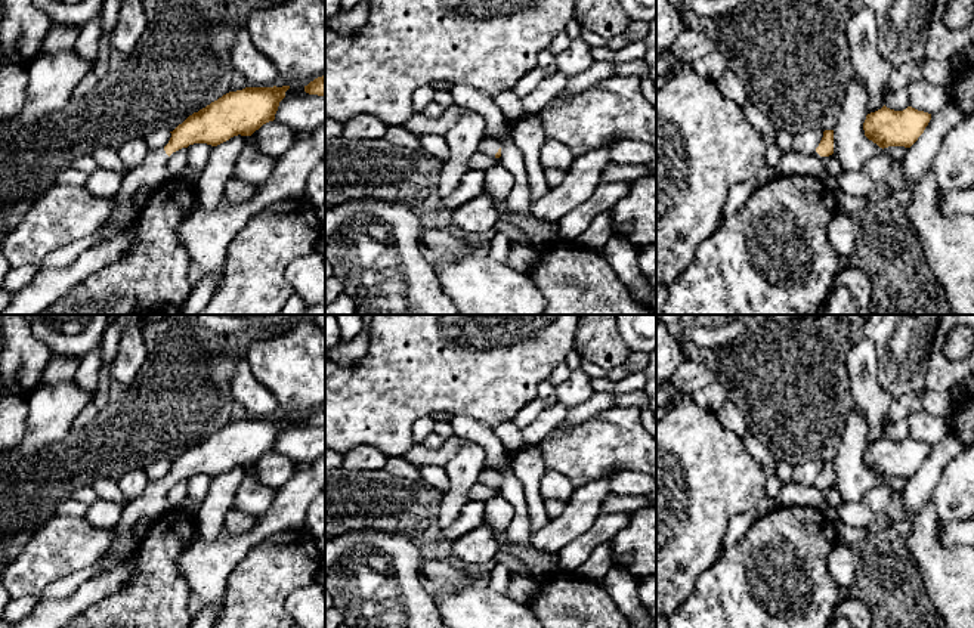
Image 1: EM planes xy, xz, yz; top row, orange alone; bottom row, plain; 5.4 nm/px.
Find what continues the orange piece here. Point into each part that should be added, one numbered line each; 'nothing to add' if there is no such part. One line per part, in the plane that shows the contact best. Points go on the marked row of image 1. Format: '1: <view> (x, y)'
1: xz (489, 147)

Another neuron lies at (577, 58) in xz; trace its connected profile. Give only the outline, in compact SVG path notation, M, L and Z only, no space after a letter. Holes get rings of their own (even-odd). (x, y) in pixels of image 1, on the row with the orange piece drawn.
M578 37L563 52L556 55L556 62L559 71L572 78L593 66L594 59L591 56L591 47Z

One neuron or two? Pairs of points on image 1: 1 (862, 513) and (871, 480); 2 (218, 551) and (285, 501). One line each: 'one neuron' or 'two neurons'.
1: two neurons
2: one neuron

